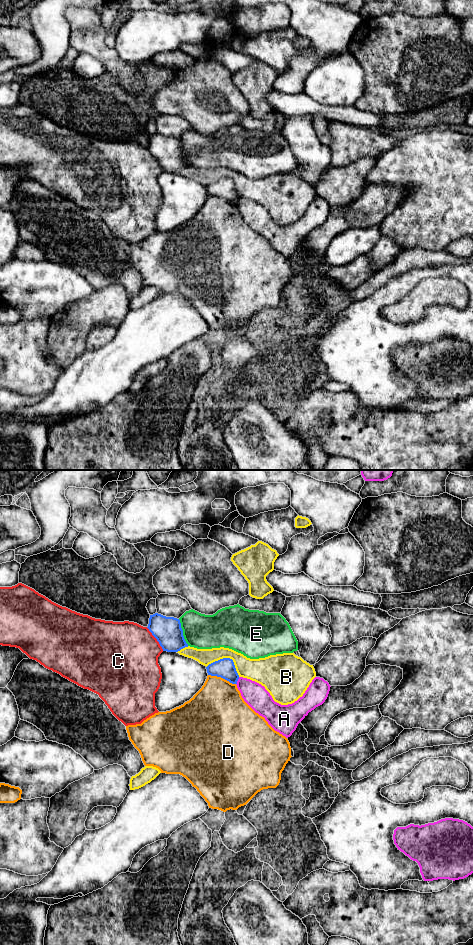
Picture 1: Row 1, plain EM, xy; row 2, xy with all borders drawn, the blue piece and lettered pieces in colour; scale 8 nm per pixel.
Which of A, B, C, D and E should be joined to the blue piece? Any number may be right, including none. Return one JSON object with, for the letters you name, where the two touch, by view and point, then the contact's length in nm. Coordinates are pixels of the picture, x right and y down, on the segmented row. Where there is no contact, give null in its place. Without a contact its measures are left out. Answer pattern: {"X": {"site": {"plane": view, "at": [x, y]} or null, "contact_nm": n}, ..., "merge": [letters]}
{"merge": []}

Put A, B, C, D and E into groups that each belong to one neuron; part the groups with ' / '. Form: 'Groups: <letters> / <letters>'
Groups: A / B / C / D / E

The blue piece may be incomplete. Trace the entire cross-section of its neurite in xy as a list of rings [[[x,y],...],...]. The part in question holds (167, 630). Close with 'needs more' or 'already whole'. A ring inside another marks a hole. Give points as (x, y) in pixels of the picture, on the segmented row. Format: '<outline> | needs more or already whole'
[[[155,613],[150,615],[148,627],[163,651],[178,652],[188,647],[181,628],[180,620]]] | already whole

